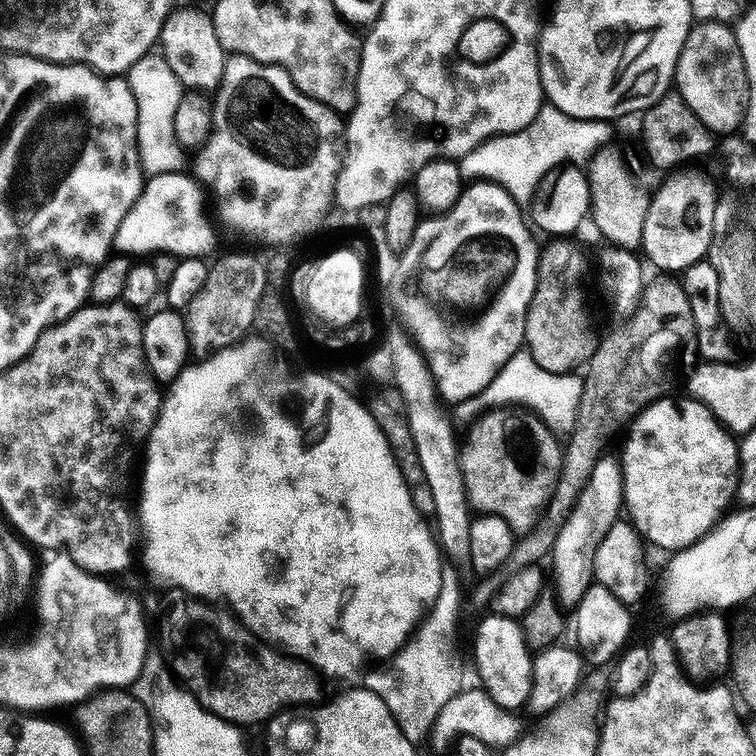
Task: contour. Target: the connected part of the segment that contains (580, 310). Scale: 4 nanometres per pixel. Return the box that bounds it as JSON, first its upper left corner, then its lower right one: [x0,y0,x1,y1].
[524,238,598,373]

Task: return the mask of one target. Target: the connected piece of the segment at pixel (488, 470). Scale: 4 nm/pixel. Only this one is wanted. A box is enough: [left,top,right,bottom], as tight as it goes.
[460,408,564,534]

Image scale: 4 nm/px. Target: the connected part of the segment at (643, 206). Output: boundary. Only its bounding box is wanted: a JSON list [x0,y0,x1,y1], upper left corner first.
[586,147,650,248]

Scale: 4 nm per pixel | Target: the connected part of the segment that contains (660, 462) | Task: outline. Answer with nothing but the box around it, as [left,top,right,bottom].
[618,398,740,550]

